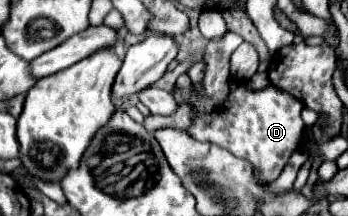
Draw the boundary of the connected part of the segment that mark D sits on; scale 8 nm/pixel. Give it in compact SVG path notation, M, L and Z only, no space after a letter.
M226 33L222 39L208 41L204 51L206 71L200 81L200 89L192 83L190 97L184 97L178 85L174 87L174 99L178 105L188 105L194 113L192 125L186 129L190 137L202 143L216 143L228 149L232 155L246 159L260 183L268 185L282 173L290 155L300 149L304 135L304 121L300 117L302 103L274 85L266 85L260 91L252 91L246 81L238 81L230 75L230 55L244 39L236 33Z

